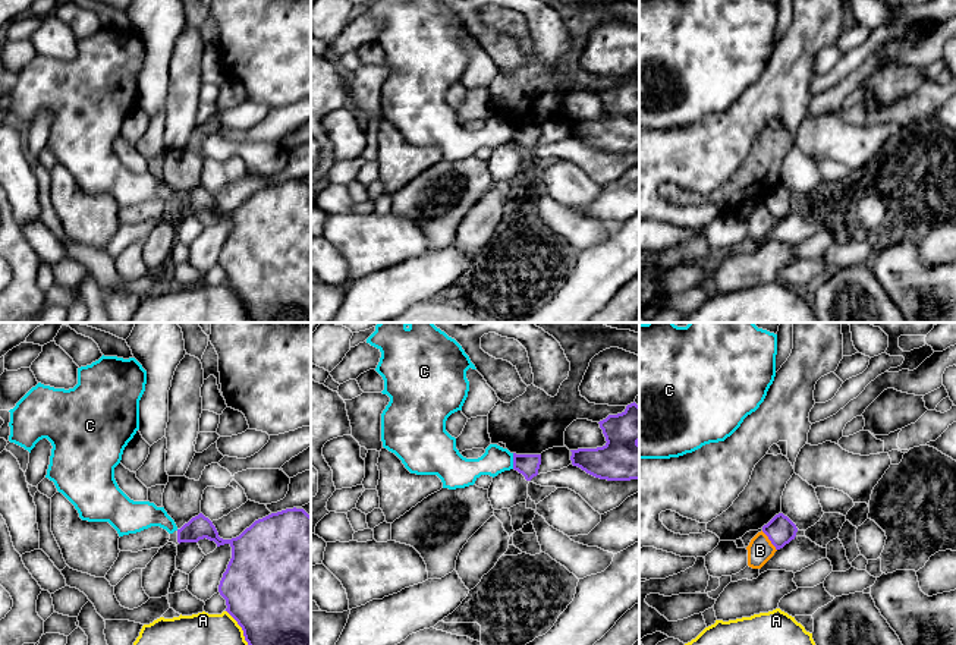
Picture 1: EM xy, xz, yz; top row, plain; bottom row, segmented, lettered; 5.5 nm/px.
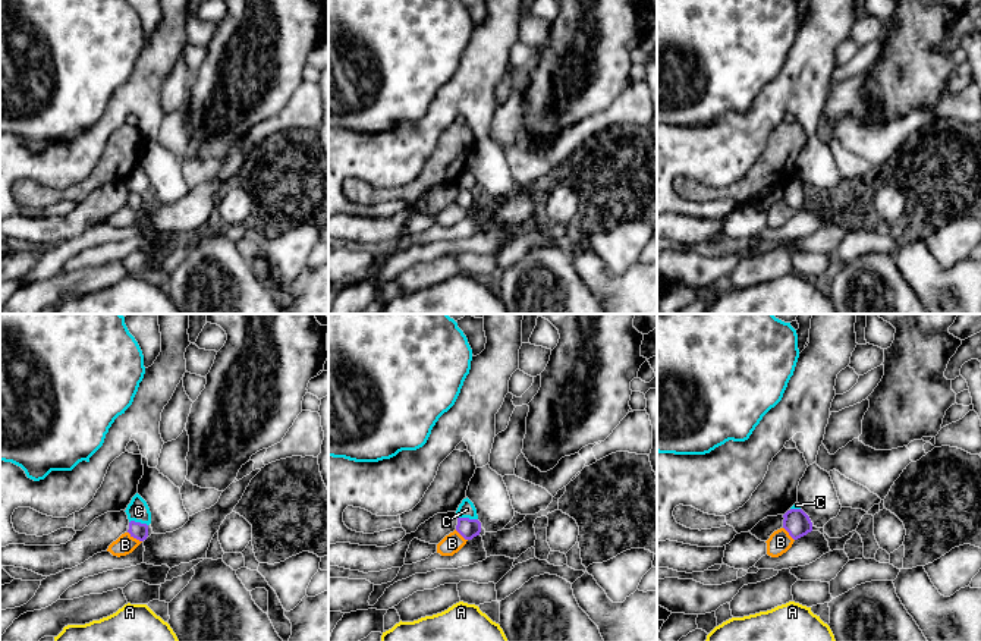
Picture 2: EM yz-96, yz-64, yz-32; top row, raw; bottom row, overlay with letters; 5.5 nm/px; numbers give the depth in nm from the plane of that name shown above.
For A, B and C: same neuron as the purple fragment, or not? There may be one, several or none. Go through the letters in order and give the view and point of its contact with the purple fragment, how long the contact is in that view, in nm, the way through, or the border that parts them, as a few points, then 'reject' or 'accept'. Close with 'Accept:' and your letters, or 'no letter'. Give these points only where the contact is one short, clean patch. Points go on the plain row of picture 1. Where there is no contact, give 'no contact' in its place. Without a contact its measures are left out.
A: contact xy (242, 301); length 260 nm; reject
B: contact yz (770, 211); length 140 nm; reject
C: contact xz (513, 132); length 90 nm; border xz (512, 125), (513, 139); reject
Accept: no letter

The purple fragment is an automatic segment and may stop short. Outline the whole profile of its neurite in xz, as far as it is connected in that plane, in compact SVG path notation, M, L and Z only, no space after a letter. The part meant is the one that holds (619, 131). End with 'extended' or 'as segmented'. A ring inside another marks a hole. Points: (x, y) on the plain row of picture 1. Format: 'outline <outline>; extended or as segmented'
outline M633 73L622 85L600 92L606 116L570 122L572 136L607 152L639 151L639 78Z; as segmented

